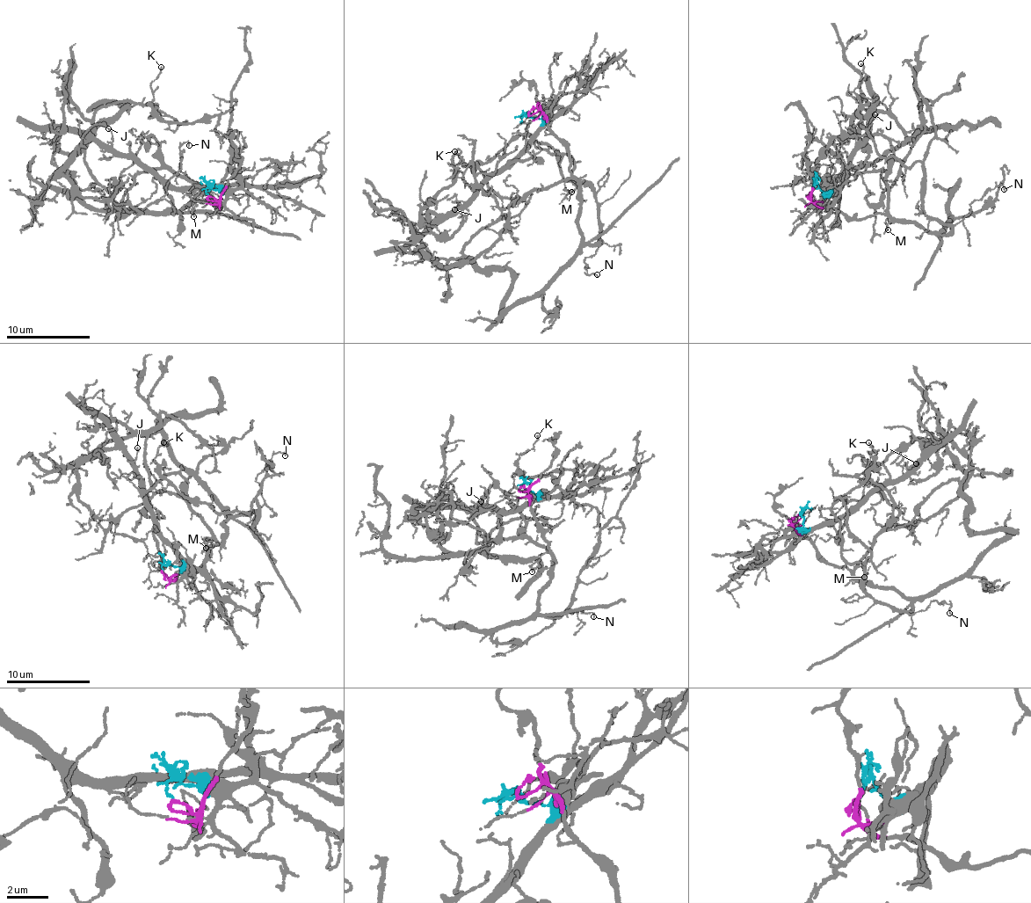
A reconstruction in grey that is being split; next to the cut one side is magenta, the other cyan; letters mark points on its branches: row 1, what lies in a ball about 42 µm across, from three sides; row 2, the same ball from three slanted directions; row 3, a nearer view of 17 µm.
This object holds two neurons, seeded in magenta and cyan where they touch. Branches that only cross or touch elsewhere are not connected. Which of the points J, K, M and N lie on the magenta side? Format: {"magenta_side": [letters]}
{"magenta_side": ["K", "M", "N"]}

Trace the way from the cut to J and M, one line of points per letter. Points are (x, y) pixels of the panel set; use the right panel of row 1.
J: (813, 191), (819, 188), (823, 192), (831, 191), (846, 180), (854, 152), (861, 147), (866, 127), (874, 115)
M: (811, 191), (809, 197), (824, 207), (832, 207), (857, 218), (886, 210), (889, 217), (887, 229)

